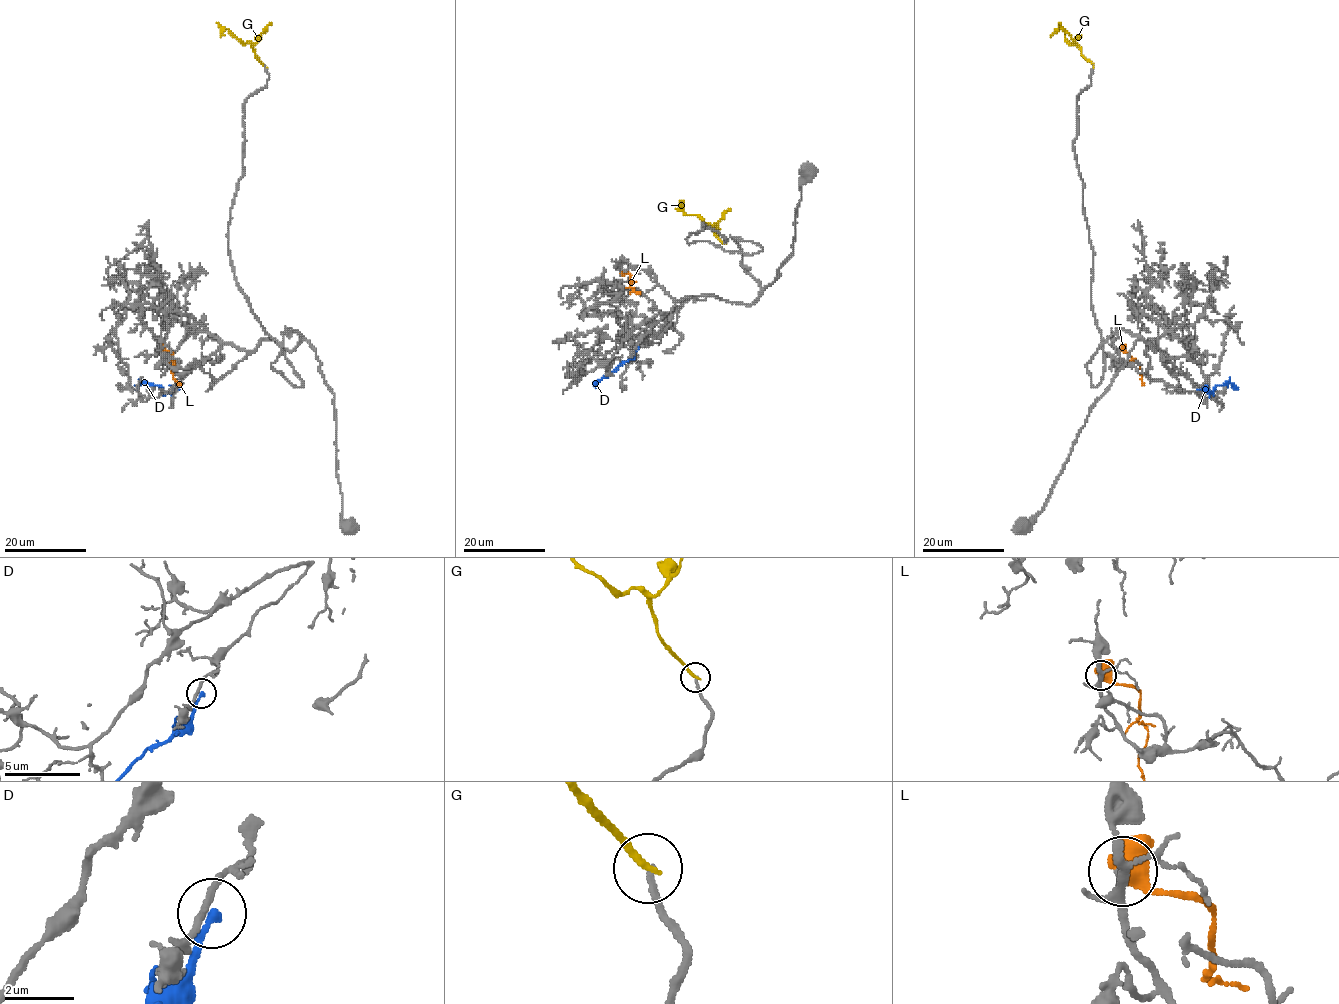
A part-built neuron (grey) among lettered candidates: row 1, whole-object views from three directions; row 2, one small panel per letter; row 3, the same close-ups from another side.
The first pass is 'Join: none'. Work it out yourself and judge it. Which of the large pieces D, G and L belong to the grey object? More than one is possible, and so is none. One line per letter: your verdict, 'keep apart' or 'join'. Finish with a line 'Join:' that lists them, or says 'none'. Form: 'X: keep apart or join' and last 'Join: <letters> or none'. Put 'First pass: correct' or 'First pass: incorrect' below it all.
D: keep apart
G: keep apart
L: keep apart
Join: none
First pass: correct

